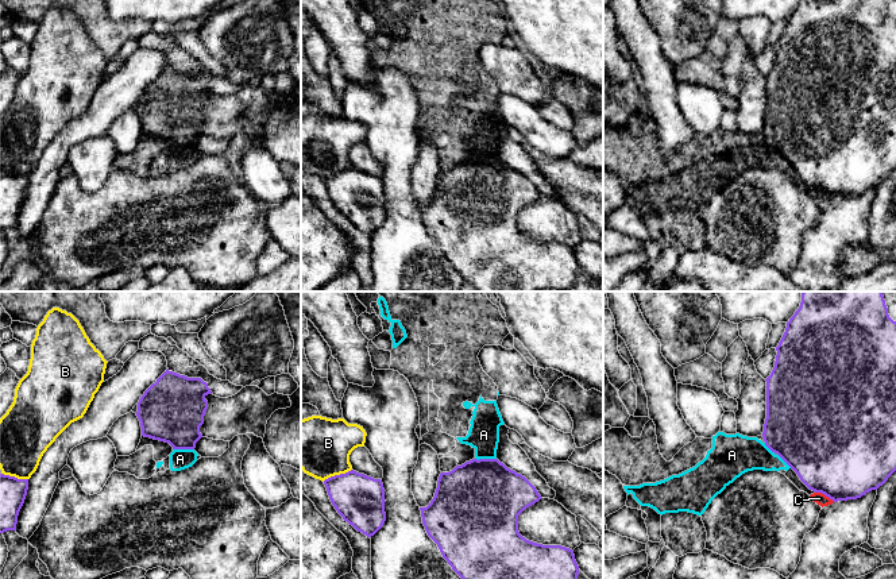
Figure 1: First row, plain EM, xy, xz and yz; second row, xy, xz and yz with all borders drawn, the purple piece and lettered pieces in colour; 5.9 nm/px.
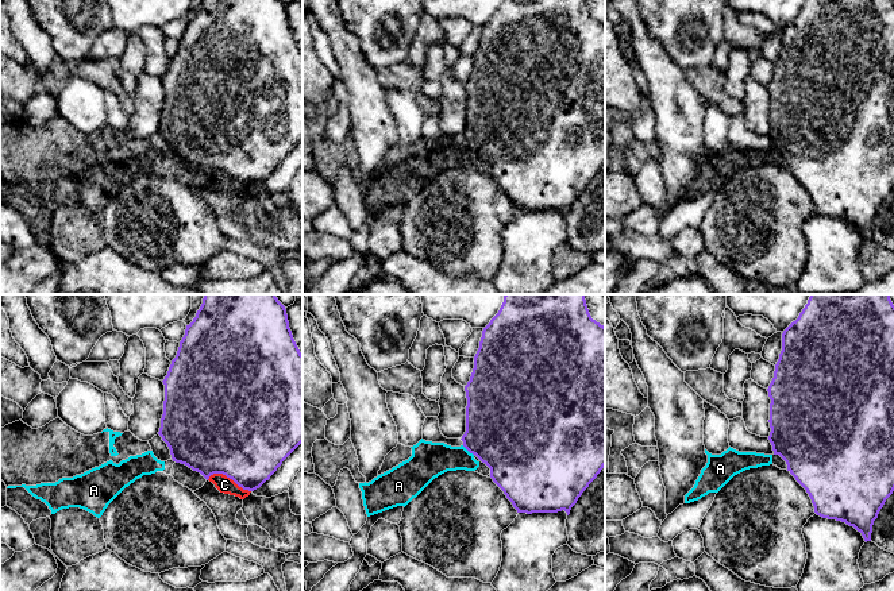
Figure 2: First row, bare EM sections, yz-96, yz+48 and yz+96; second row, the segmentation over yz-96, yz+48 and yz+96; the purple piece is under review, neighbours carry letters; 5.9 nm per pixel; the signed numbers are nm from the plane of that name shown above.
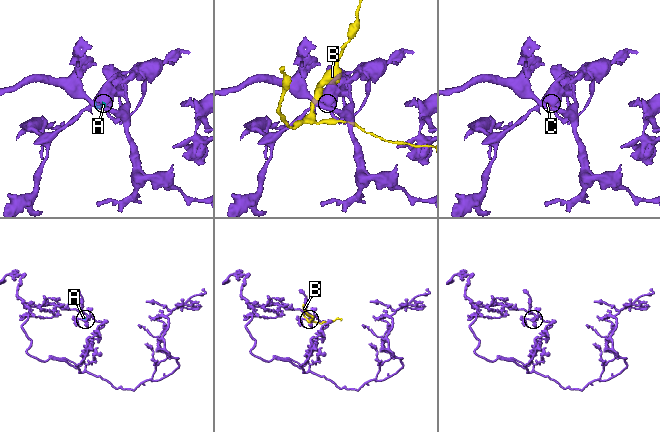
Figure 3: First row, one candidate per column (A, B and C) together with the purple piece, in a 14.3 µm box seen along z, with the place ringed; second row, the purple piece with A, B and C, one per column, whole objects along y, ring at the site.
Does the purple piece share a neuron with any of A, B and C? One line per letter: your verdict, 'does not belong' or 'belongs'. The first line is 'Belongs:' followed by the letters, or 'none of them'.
Belongs: none of them
A: does not belong
B: does not belong
C: does not belong

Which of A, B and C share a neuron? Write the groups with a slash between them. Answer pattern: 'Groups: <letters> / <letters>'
Groups: A C / B

